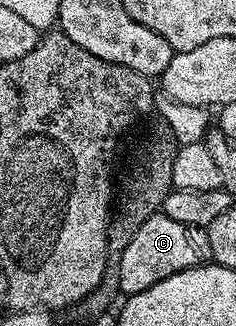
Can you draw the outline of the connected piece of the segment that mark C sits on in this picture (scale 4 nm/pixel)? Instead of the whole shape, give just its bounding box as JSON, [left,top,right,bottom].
[117,212,210,296]

